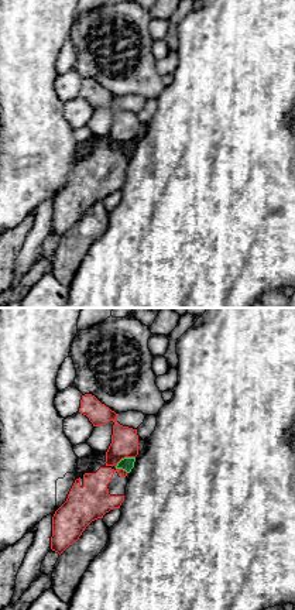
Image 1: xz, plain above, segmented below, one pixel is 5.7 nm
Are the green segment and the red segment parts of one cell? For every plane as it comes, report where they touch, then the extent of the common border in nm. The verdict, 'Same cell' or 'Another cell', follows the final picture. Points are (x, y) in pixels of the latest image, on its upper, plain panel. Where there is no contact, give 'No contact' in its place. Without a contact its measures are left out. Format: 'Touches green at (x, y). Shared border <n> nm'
Touches green at (123, 143). Shared border 130 nm

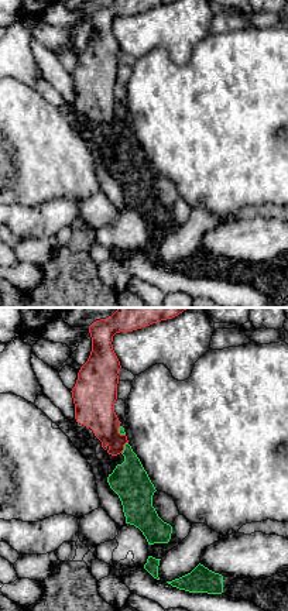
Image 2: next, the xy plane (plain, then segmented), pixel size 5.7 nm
Touches green at (124, 131). Shared border 80 nm

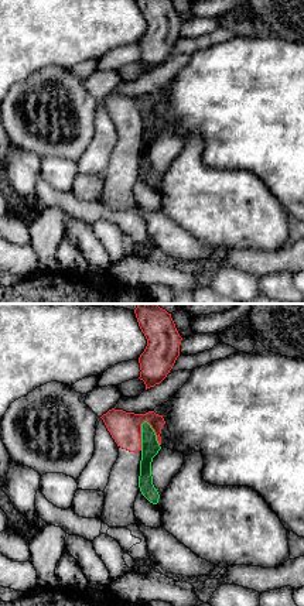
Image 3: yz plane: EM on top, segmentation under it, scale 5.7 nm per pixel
Touches green at (142, 119). Shared border 180 nm

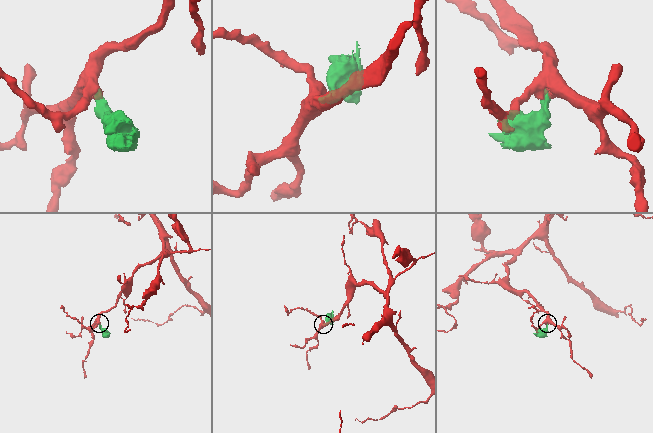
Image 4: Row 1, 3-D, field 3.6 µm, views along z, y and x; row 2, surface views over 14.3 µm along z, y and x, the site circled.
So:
Same cell

